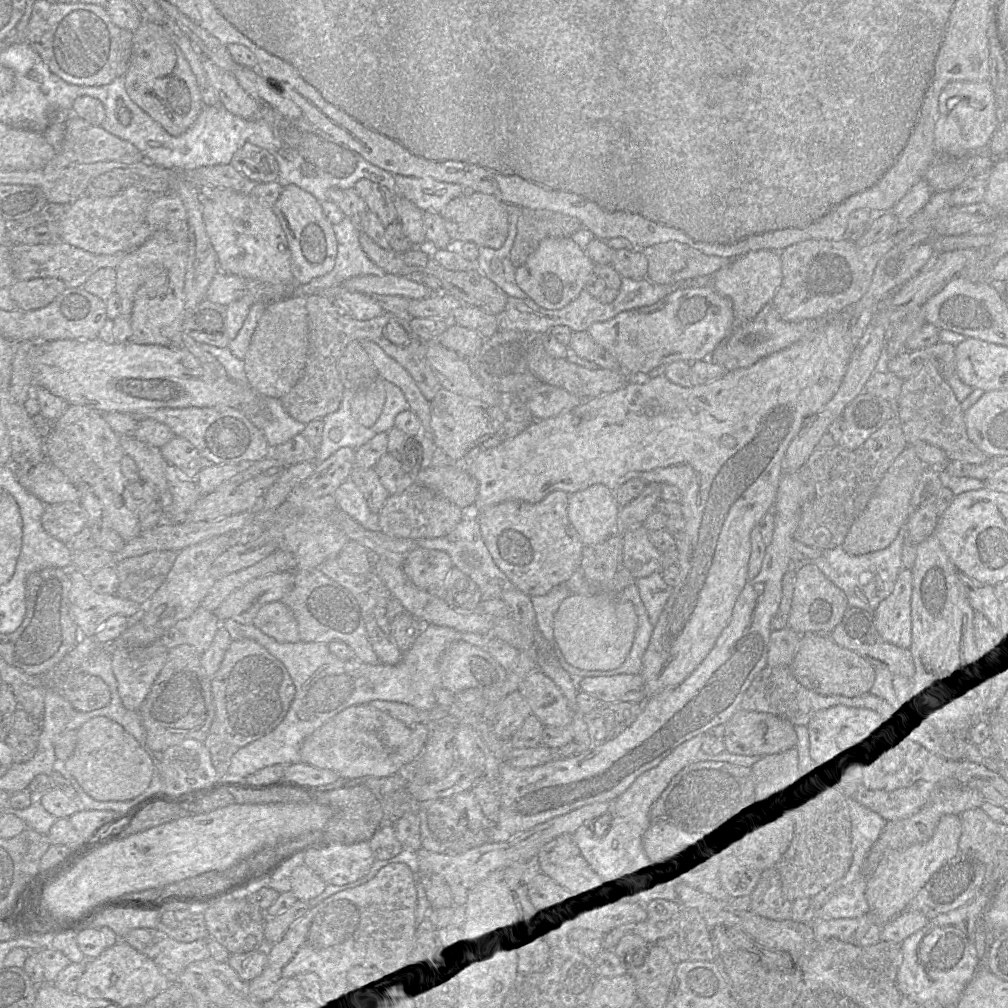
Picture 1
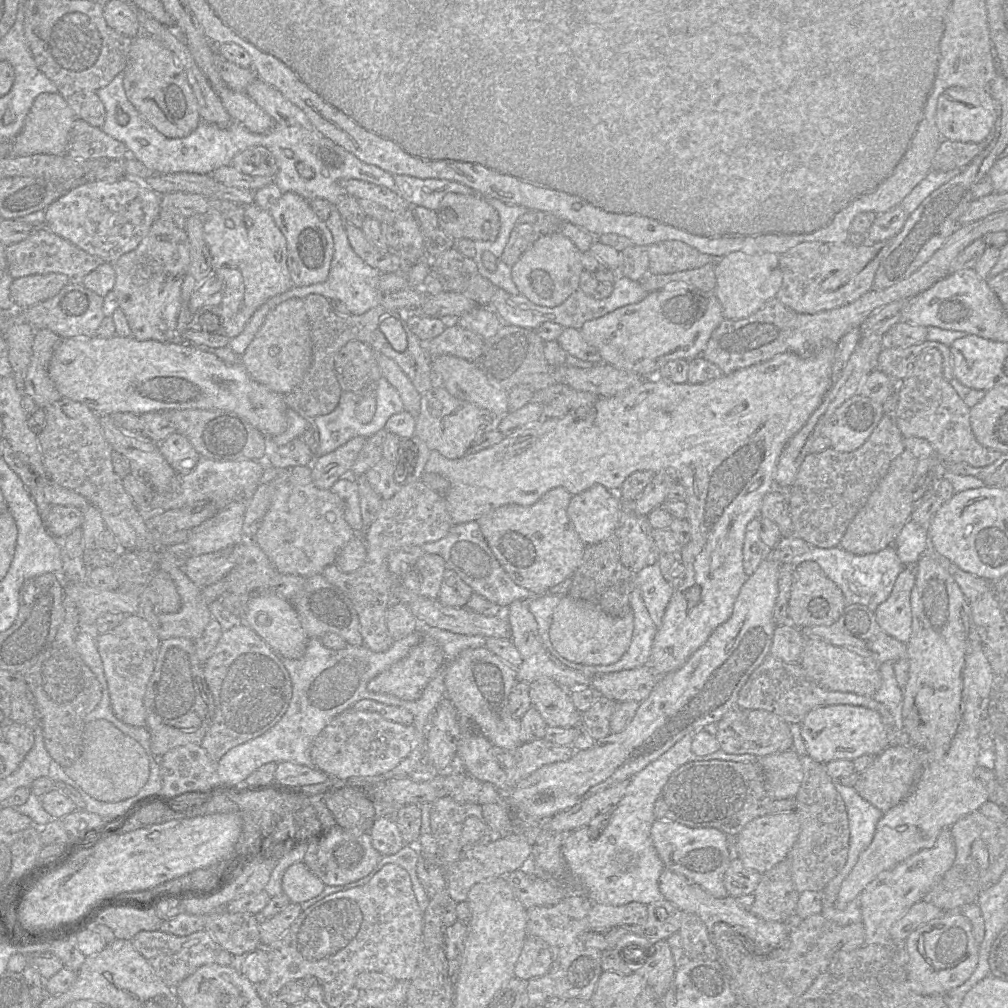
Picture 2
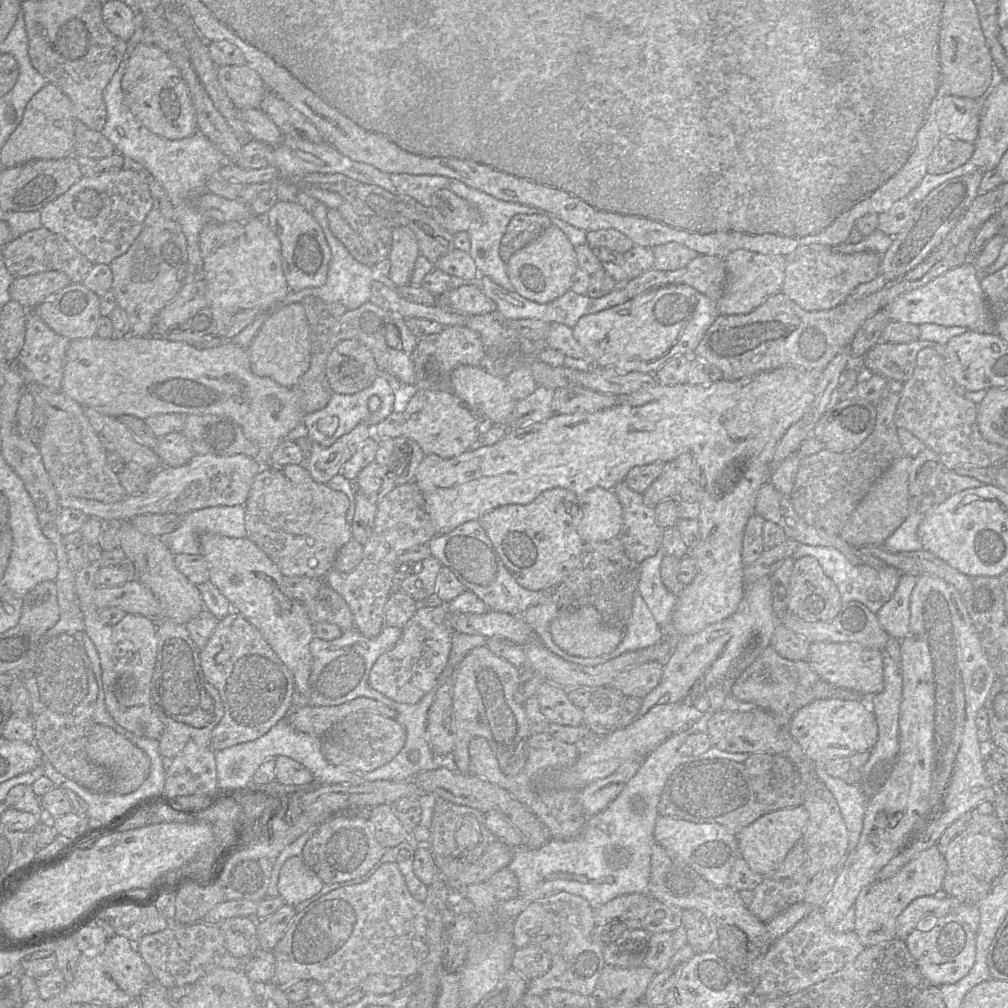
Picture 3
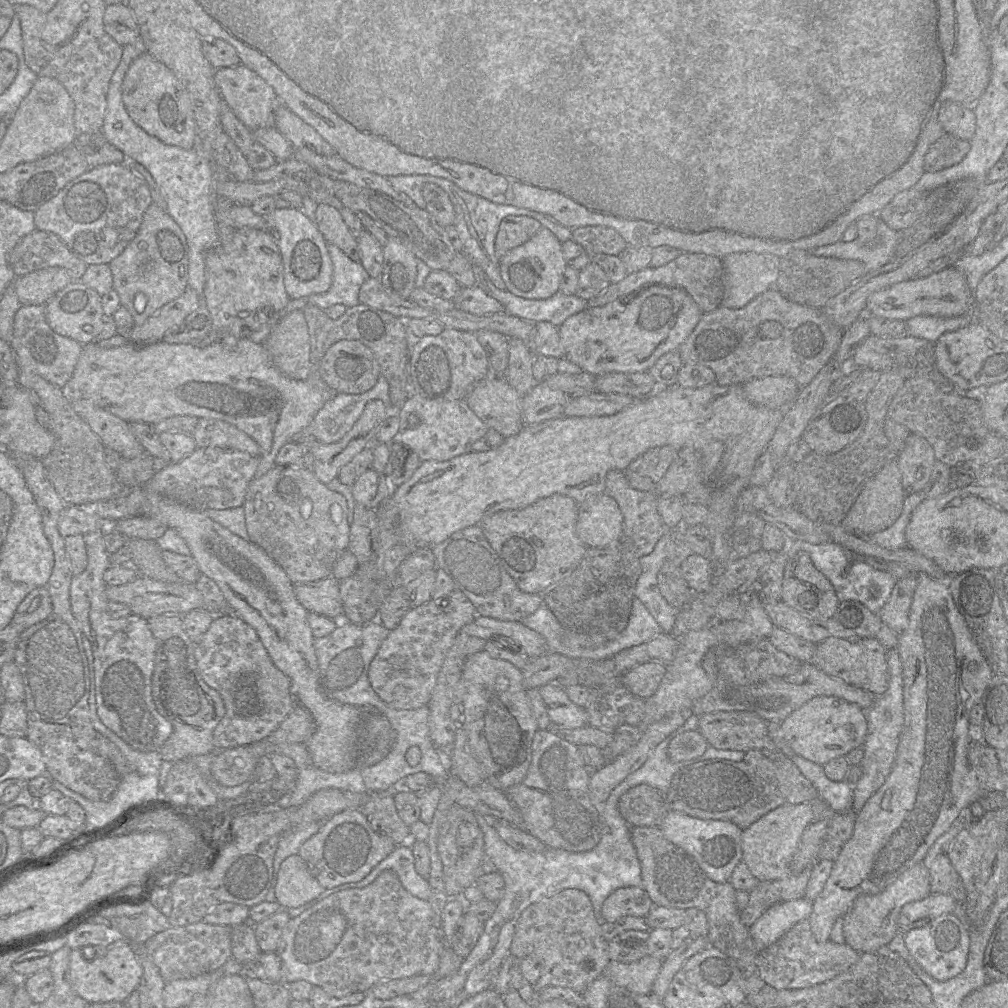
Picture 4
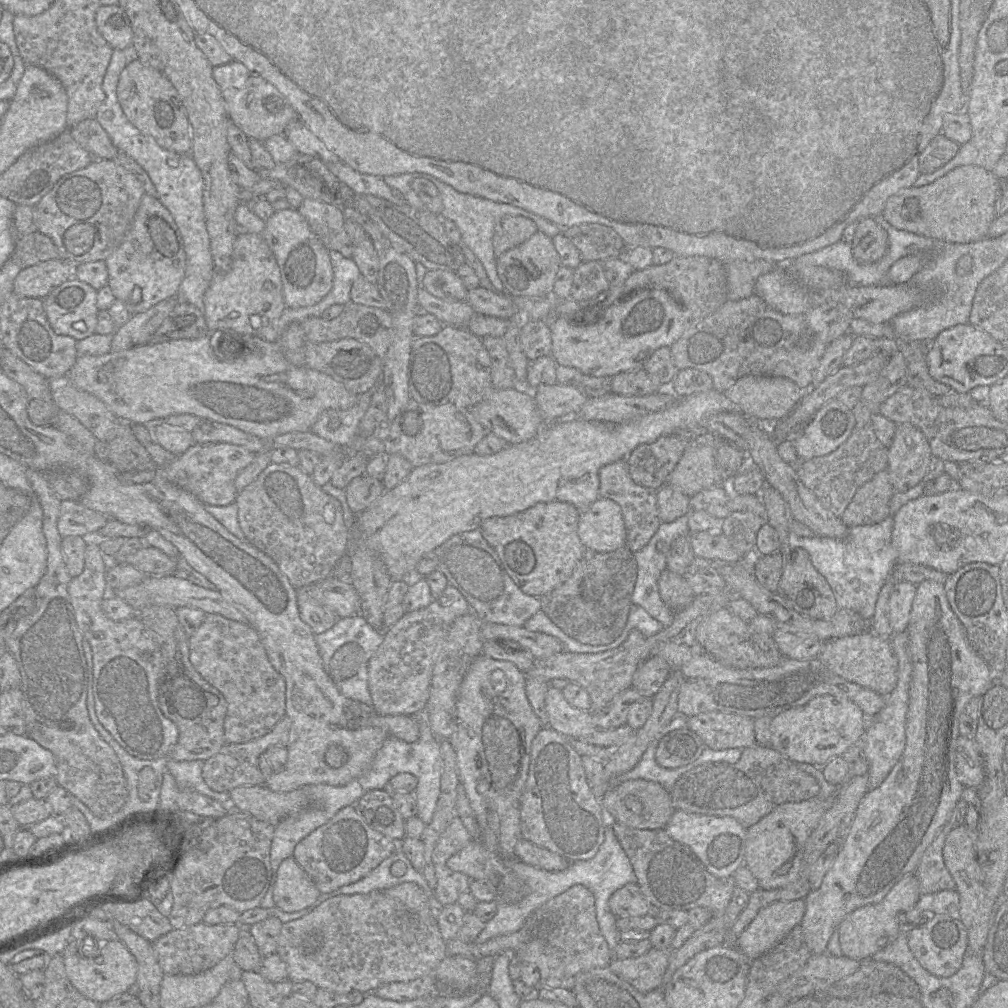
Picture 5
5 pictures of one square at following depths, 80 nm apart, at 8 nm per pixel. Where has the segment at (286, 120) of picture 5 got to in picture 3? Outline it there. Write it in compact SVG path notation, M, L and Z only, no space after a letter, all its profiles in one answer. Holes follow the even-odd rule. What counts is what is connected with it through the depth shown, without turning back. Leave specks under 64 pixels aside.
M246 64L218 67L217 78L238 110L259 108L269 91L260 76Z

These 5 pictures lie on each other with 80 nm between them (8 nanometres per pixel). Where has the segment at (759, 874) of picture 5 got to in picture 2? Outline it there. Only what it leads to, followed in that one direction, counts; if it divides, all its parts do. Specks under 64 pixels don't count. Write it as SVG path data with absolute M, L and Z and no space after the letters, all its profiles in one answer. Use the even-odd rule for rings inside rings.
M794 811L767 814L753 819L735 837L738 859L748 870L760 874L772 869L787 858L800 832L800 818Z

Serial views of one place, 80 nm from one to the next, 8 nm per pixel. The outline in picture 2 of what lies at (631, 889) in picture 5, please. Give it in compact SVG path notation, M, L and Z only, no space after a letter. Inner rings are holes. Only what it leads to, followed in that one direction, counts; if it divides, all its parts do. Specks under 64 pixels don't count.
M639 902L619 906L593 903L588 913L588 923L589 929L607 929L624 925L642 925L647 917L647 905Z

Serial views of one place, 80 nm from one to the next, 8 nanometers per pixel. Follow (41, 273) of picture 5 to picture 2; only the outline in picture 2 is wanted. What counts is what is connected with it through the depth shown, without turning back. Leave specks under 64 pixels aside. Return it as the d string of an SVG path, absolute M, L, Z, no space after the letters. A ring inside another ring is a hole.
M60 273L24 276L13 280L10 295L17 309L27 309L53 298L69 283Z

